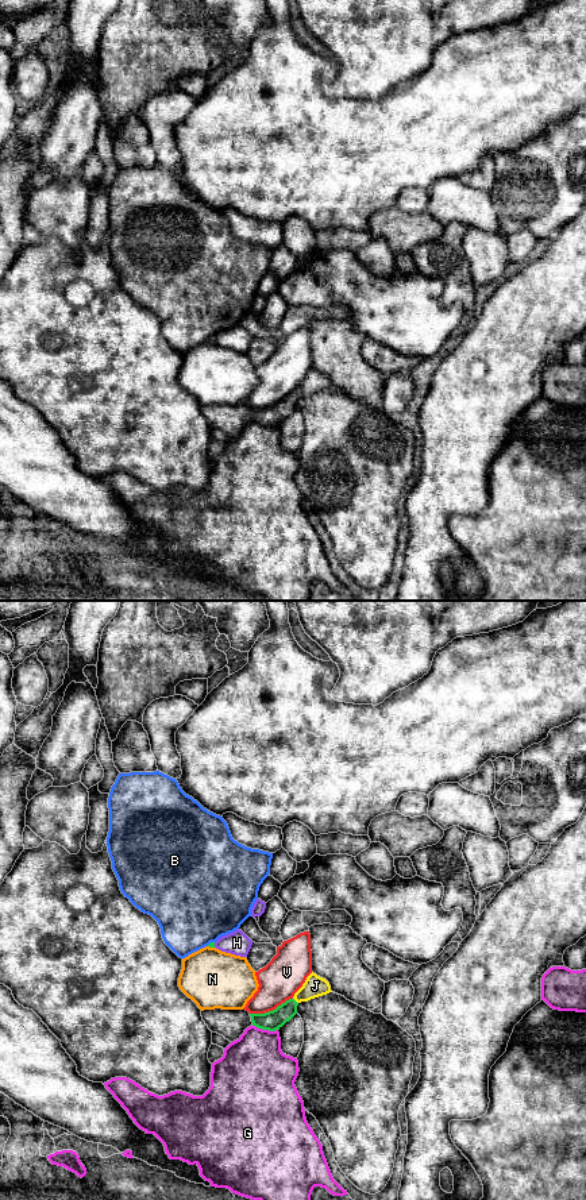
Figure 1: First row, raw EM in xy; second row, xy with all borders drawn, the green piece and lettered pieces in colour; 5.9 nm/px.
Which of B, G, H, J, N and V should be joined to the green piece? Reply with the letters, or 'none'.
J

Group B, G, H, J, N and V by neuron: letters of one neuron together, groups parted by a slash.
B / G / H / J / N / V

